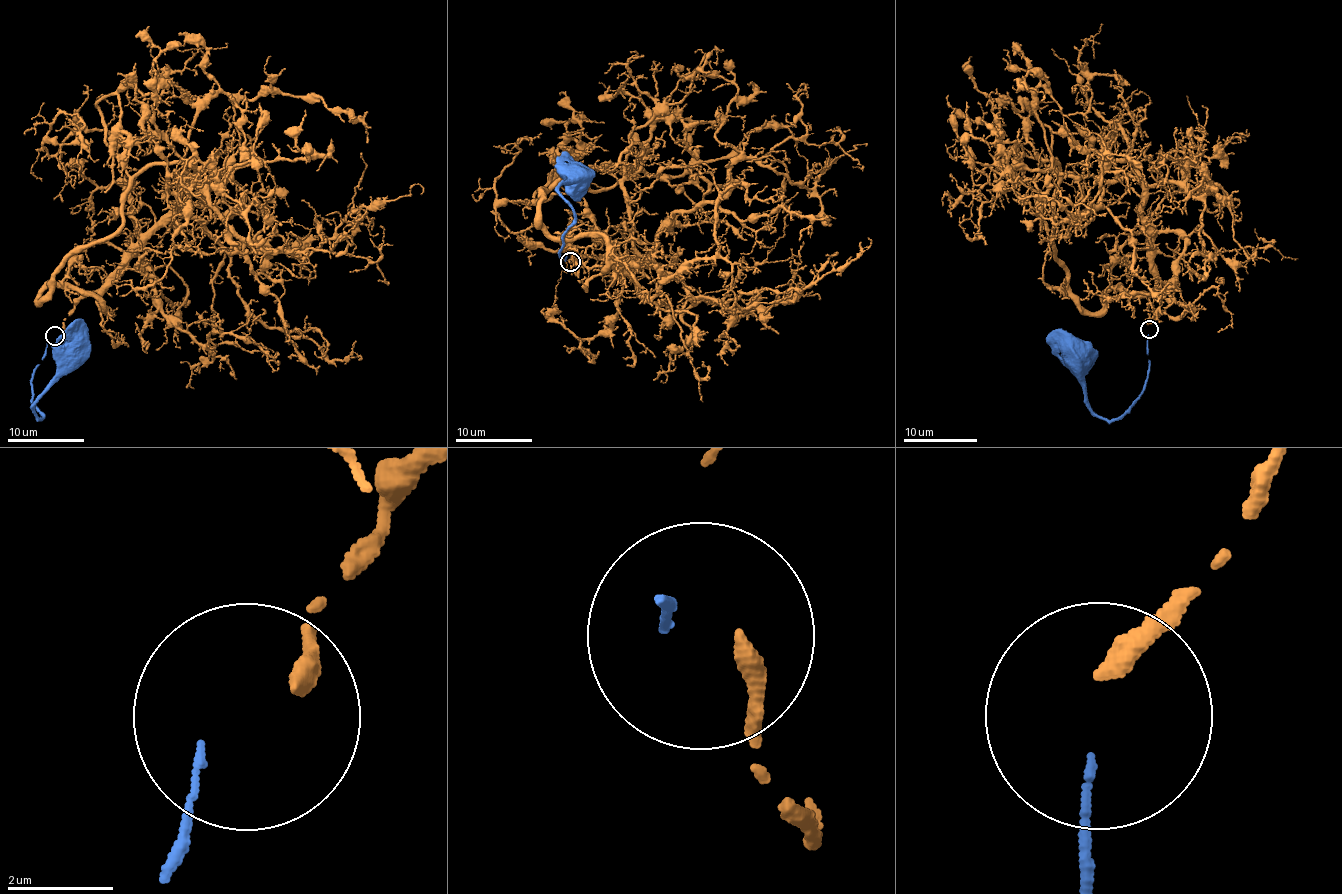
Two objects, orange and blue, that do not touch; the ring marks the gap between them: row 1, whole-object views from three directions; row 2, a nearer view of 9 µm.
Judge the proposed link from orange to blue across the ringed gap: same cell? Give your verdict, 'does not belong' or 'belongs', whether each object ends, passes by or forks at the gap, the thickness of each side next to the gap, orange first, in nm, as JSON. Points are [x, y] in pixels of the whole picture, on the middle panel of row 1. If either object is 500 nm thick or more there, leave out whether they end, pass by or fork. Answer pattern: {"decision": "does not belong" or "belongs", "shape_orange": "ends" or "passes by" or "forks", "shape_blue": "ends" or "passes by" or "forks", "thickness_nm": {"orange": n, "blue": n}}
{"decision": "does not belong", "shape_orange": "ends", "shape_blue": "ends", "thickness_nm": {"orange": 400, "blue": 120}}

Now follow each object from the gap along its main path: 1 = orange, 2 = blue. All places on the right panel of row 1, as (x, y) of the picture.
1: (1151, 323), (1173, 292), (1145, 189), (1057, 170), (1041, 101)
2: (1148, 333), (1146, 385), (1117, 418), (1106, 419), (1092, 409), (1069, 363), (1070, 354), (1076, 355)

